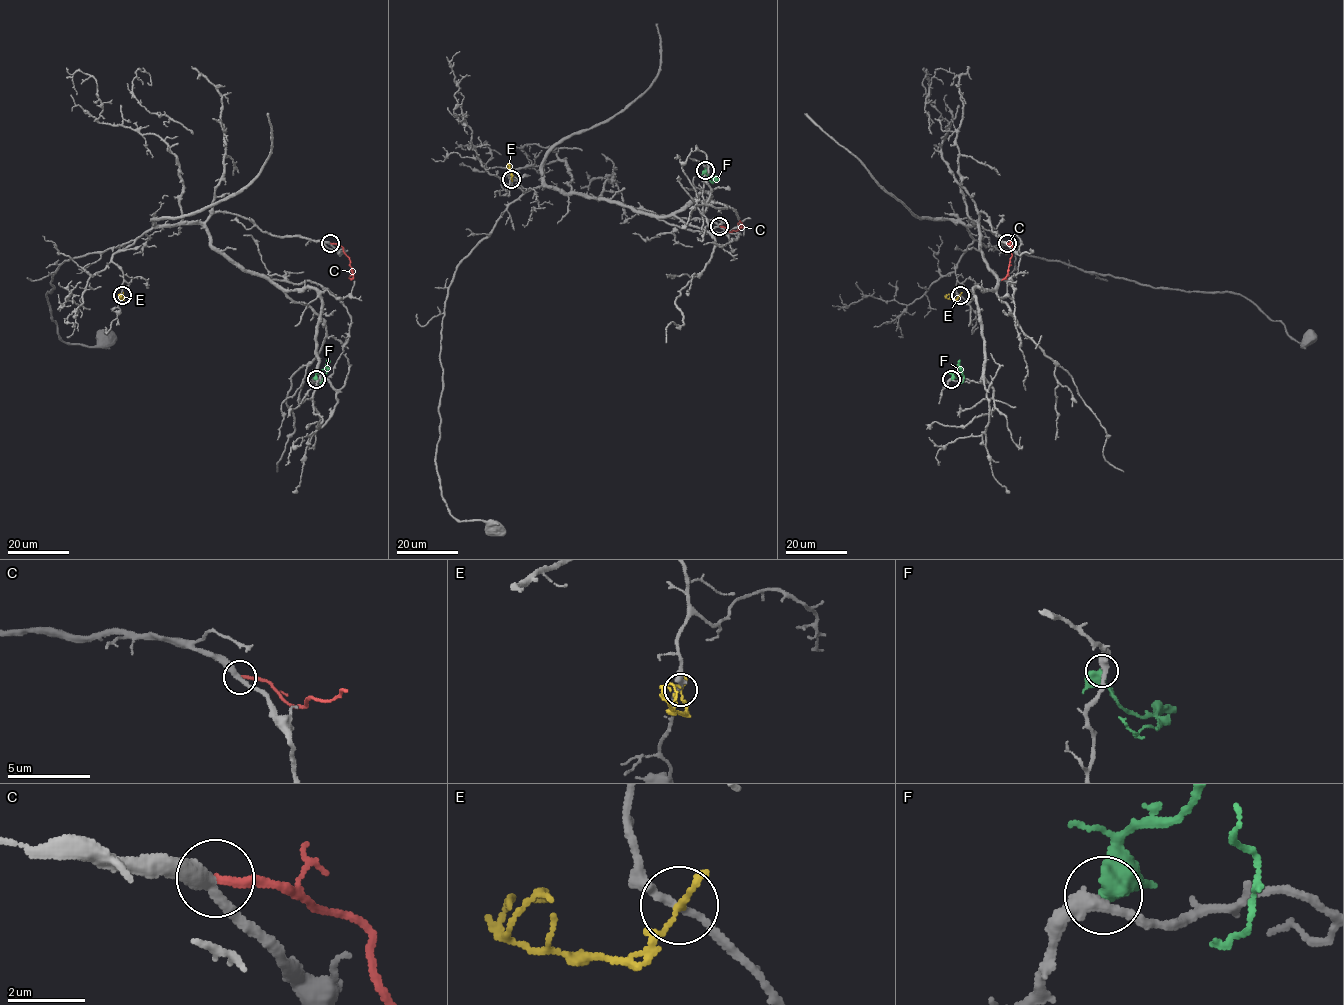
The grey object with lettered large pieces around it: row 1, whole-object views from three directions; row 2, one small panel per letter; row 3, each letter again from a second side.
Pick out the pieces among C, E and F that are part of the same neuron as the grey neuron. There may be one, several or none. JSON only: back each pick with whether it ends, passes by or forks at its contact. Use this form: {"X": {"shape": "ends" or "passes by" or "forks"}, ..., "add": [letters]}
{"add": []}

